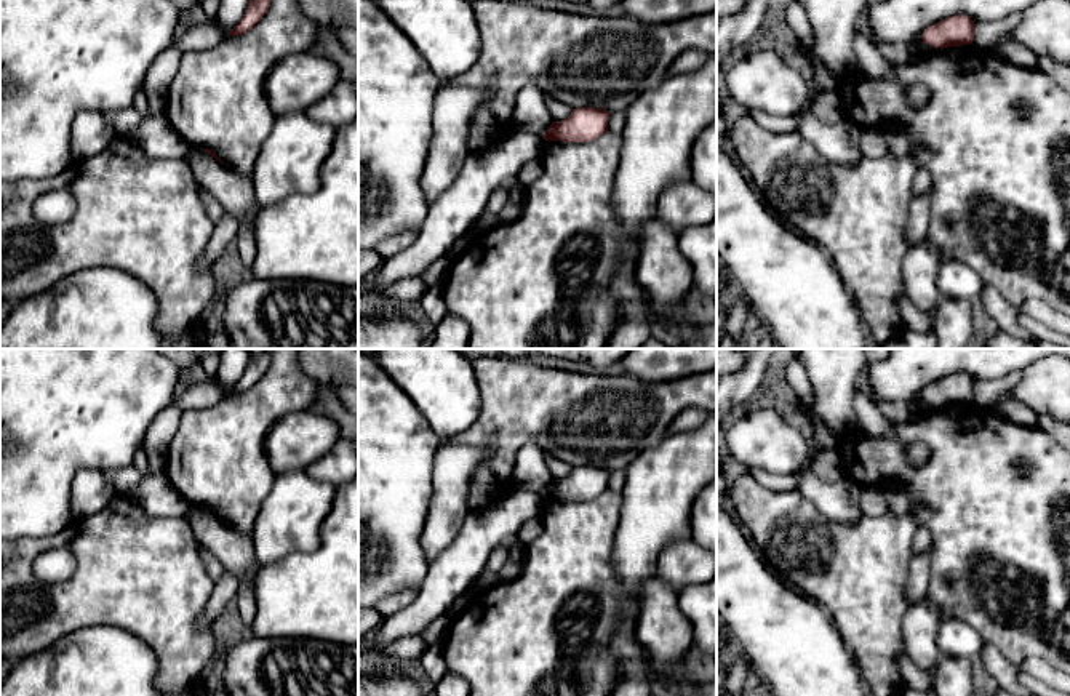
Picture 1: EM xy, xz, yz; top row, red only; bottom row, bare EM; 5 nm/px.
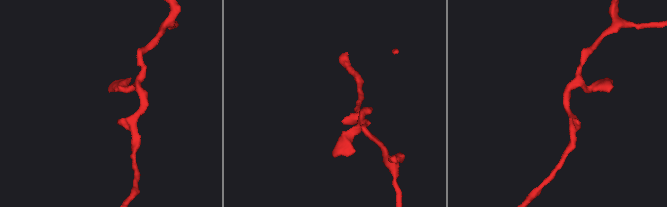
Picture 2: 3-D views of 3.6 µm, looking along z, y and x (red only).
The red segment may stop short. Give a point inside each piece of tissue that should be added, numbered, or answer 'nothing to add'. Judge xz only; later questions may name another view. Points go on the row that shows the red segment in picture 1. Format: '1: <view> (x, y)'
nothing to add

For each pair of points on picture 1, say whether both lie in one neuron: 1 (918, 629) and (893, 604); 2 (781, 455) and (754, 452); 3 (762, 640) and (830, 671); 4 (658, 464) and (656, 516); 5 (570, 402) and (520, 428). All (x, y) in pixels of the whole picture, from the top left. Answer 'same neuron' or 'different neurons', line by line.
1: different neurons
2: same neuron
3: same neuron
4: same neuron
5: same neuron

